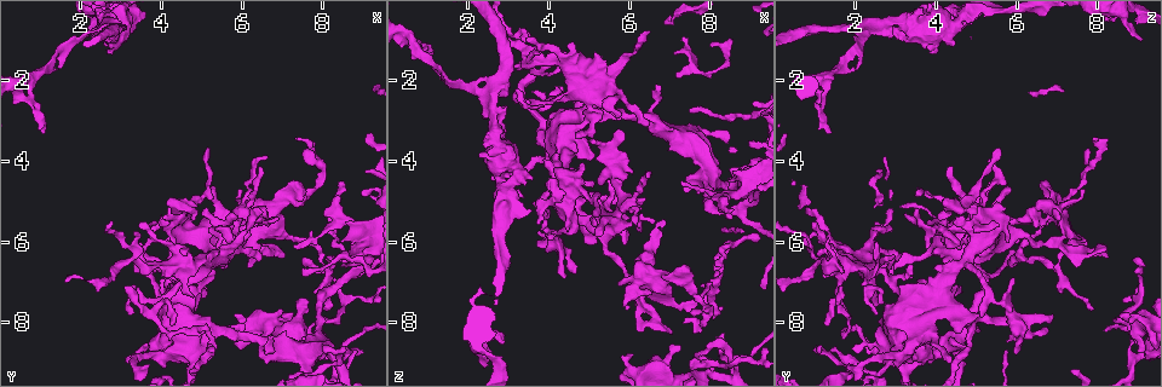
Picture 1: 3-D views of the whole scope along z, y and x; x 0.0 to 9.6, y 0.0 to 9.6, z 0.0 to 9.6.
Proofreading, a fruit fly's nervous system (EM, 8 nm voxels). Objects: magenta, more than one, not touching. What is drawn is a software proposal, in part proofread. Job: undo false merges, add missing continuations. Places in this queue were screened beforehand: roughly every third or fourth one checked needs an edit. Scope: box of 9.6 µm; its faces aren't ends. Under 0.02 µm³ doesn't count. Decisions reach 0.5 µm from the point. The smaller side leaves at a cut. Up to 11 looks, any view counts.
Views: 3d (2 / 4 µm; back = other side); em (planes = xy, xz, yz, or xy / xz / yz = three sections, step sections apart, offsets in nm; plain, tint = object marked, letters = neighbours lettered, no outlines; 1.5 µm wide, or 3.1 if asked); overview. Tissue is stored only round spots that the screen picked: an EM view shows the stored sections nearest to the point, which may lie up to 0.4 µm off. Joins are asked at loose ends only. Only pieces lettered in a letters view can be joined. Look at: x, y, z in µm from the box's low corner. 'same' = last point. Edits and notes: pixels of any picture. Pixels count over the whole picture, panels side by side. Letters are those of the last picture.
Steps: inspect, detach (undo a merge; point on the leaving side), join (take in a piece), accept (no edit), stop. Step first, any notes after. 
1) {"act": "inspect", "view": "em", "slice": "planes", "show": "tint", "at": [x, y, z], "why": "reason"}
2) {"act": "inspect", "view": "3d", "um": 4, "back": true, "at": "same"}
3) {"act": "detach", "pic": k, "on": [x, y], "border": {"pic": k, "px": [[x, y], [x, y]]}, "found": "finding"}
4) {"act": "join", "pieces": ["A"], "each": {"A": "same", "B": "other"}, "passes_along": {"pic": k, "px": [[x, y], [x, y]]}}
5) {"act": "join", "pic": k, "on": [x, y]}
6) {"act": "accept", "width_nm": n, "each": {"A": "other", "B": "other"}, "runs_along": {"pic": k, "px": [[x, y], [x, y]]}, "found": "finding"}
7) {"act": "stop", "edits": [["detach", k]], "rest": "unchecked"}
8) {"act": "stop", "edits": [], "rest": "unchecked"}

{"act": "inspect", "view": "em", "slice": "planes", "show": "plain", "at": [1.25, 1.80, 1.90], "why": "thin end"}

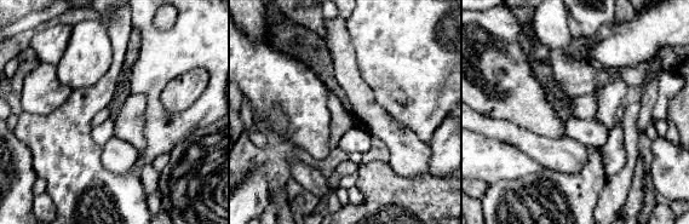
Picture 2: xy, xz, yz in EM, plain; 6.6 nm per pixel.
{"act": "inspect", "view": "em", "slice": "planes", "show": "letters", "at": "same"}

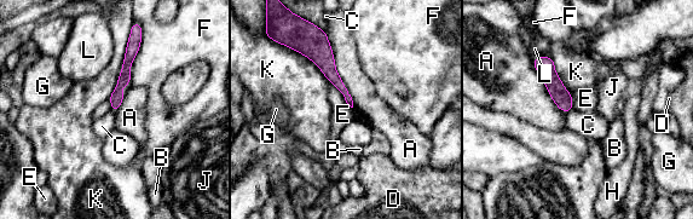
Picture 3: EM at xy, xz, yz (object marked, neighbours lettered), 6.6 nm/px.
{"act": "accept", "each": {"A": "other", "B": "other", "C": "other", "D": "other", "E": "other", "F": "other", "G": "other", "H": "other", "J": "other", "K": "other", "L": "other"}, "border": {"pic": 3, "px": [[329, 81], [352, 108]]}, "found": "none of them fits"}

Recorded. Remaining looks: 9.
{"act": "inspect", "view": "3d", "um": 4, "at": [3.20, 7.10, 1.70], "why": "branch stops here"}

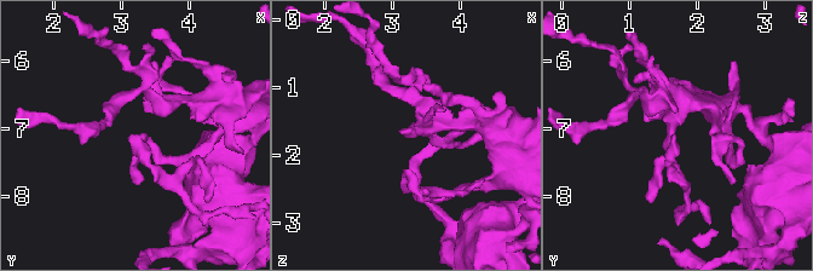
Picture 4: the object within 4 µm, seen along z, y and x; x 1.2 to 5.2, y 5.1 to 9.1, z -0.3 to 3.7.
{"act": "inspect", "view": "em", "slice": "xy", "step": 8, "show": "letters", "at": [3.15, 7.10, 1.65], "why": "need the tissue"}

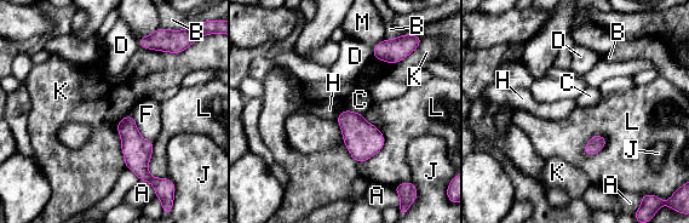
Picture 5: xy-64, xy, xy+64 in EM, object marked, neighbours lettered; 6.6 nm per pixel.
{"act": "inspect", "view": "em", "slice": "planes", "show": "letters", "at": "same"}

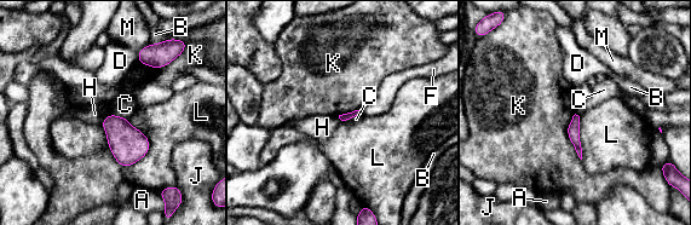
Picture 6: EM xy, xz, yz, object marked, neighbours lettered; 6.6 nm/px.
{"act": "accept", "each": {"A": "other", "B": "other", "C": "other", "D": "other", "F": "other", "H": "other", "J": "other", "K": "other", "L": "other", "M": "other"}, "border": {"pic": 6, "px": [[575, 113], [568, 137], [581, 159]]}, "found": "none of them fits"}

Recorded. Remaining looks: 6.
{"act": "inspect", "view": "em", "slice": "xy", "step": 8, "show": "tint", "at": [4.00, 8.85, 3.15], "why": "a fork"}

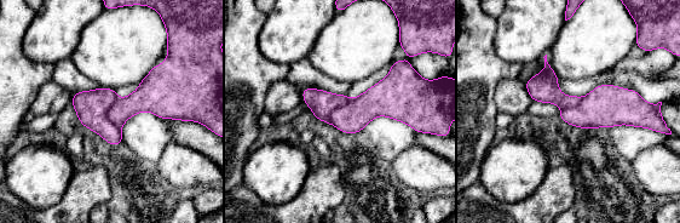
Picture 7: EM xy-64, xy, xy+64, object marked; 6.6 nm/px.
{"act": "inspect", "view": "em", "slice": "planes", "show": "letters", "at": "same"}

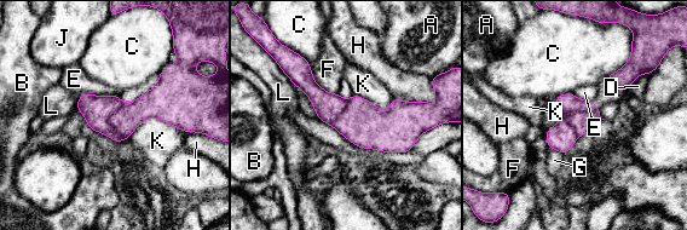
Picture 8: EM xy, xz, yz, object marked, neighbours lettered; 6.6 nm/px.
{"act": "accept", "width_nm": 220, "each": {"A": "other", "B": "other", "C": "other", "D": "other", "E": "other", "F": "other", "G": "other", "H": "other", "J": "other", "K": "other", "L": "other"}, "border": {"pic": 8, "px": [[119, 95], [82, 93], [78, 98]]}, "found": "one neuron here"}

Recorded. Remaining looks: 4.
{"act": "inspect", "view": "3d", "um": 4, "at": [8.55, 8.80, 9.10], "why": "three-way junction"}

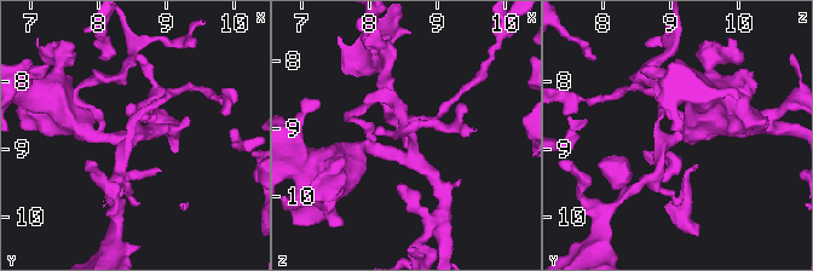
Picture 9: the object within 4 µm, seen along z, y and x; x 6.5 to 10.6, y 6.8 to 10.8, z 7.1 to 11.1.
{"act": "inspect", "view": "em", "slice": "planes", "show": "tint", "at": [8.55, 8.85, 9.15], "arms": 3}

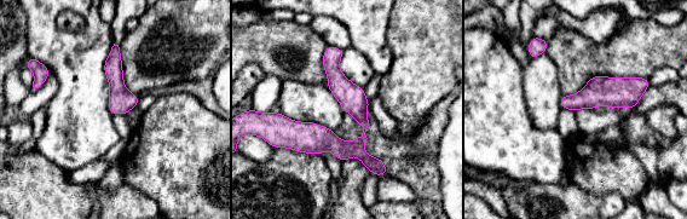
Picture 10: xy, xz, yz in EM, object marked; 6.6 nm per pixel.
{"act": "inspect", "view": "em", "slice": "planes", "show": "letters", "at": "same", "why": "what lies round it"}

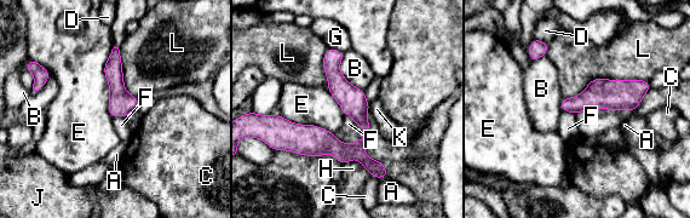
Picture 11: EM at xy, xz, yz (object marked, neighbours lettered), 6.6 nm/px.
{"act": "accept", "longest_contact_nm": ["L", 600], "each": {"A": "other", "B": "other", "C": "other", "D": "other", "E": "other", "F": "other", "G": "other", "H": "other", "J": "other", "K": "other", "L": "other"}, "border": {"pic": 11, "px": [[344, 114], [349, 114], [356, 124]]}, "found": "one neuron here"}

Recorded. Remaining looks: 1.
{"act": "stop", "edits": [], "rest": "unchecked"}

